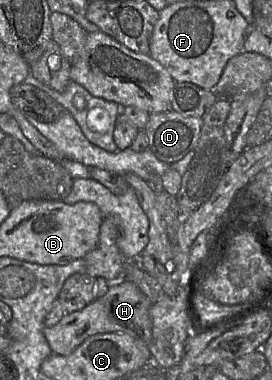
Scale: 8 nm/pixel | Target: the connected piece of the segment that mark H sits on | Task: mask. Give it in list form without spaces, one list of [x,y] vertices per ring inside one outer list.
[[[121,279],[113,283],[108,292],[82,310],[66,314],[55,326],[45,327],[44,335],[52,353],[70,355],[87,338],[102,333],[125,333],[149,345],[152,341],[152,320],[148,297],[132,282]]]

